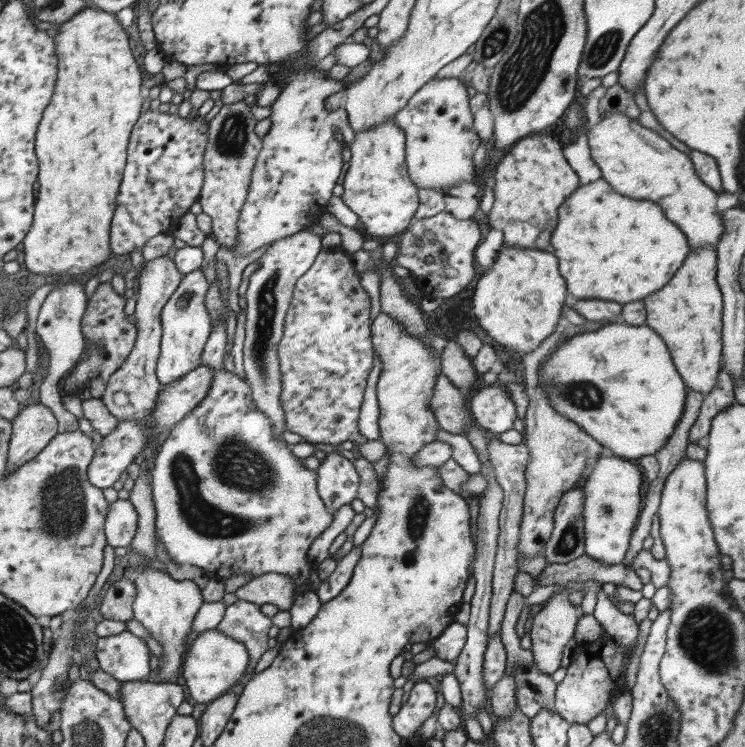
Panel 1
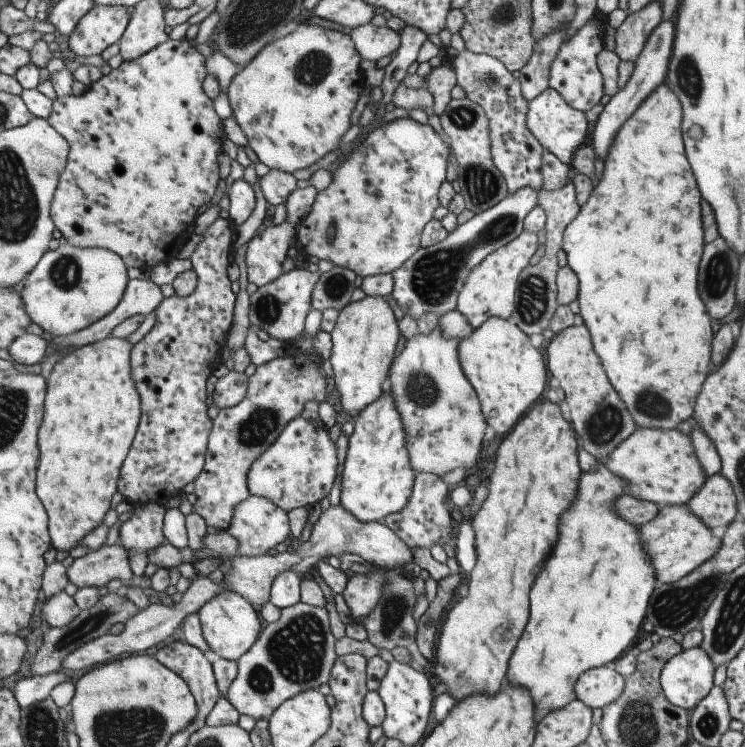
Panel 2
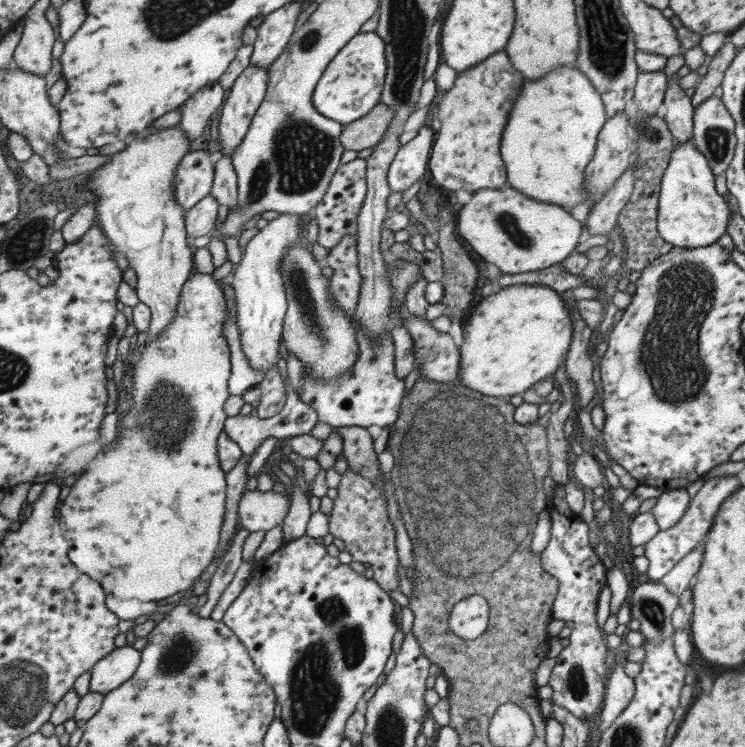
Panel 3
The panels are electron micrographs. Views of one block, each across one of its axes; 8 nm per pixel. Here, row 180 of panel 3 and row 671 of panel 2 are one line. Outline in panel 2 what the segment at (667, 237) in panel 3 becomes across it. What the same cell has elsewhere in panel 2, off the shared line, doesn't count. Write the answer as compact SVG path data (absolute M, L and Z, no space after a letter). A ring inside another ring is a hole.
M700 646L682 649L664 665L659 681L666 698L691 712L714 686L715 664Z

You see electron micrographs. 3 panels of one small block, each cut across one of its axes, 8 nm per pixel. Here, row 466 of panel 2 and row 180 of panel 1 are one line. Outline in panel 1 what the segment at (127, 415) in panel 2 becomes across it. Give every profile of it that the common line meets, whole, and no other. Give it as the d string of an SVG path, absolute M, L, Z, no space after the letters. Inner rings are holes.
M93 5L83 8L79 13L71 16L66 22L61 23L58 28L58 34L53 37L56 45L56 54L58 57L58 74L55 78L54 94L52 94L52 104L44 110L44 116L40 120L35 138L35 154L40 164L36 200L34 206L33 223L30 230L26 233L24 240L19 248L24 251L24 261L28 272L36 275L50 276L82 276L92 272L96 266L110 260L112 253L109 247L109 234L111 227L111 218L116 211L116 196L120 190L120 183L124 177L124 170L127 164L127 150L131 138L132 129L136 121L141 117L144 99L142 98L142 72L134 59L134 54L128 45L128 34L126 29L122 28L116 12L98 9Z

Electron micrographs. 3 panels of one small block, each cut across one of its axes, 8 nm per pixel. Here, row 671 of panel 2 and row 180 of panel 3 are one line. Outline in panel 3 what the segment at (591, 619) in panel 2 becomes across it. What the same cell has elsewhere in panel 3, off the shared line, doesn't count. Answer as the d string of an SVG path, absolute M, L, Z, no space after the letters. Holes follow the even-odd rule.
M554 66L552 72L542 76L542 80L526 82L522 98L516 100L502 136L500 152L508 170L508 184L537 202L550 202L570 209L586 204L591 200L591 194L587 192L585 171L595 156L597 137L606 119L605 104L600 93L576 67Z

